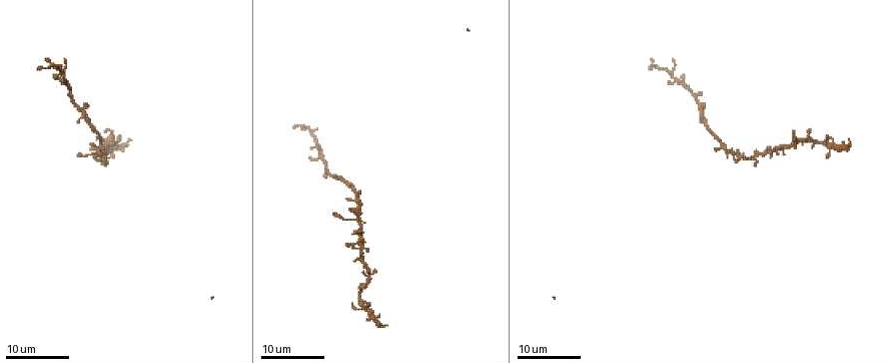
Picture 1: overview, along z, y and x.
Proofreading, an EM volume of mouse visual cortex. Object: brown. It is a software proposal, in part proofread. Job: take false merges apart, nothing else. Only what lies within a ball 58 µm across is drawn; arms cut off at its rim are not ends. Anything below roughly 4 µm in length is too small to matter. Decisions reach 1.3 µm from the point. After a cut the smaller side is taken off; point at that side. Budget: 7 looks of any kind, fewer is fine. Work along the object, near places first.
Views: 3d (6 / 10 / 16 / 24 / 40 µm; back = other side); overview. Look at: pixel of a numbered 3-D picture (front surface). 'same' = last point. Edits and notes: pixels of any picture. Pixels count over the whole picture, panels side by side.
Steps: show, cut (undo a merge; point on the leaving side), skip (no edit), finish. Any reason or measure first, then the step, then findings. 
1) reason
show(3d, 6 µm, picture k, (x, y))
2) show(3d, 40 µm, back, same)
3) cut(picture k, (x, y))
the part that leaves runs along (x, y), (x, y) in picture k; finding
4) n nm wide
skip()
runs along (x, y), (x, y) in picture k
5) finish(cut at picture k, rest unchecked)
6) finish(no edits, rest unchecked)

thick turns thin
show(3d, 24 µm, picture 1, (701, 108))

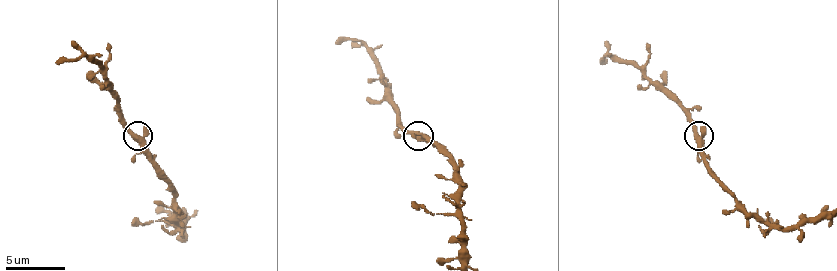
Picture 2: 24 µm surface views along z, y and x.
show(3d, 6 µm, picture 2, (135, 136))

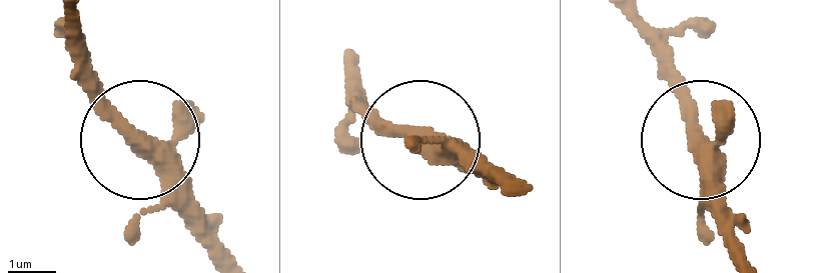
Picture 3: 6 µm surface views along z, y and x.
skip()
runs along (507, 192), (479, 164), (440, 156), (347, 105) in picture 3; all the same neuron

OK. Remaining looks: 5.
four-way junction
show(3d, 6 µm, picture 2, (455, 178))

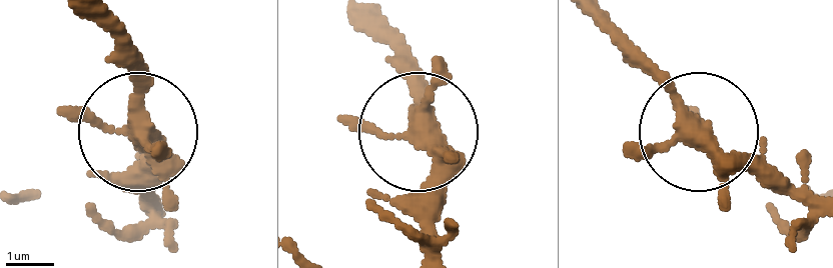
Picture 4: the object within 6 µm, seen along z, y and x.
side arm 23 µm
skip()
runs along (168, 152), (136, 129), (120, 25) in picture 4; continuous, no second neuron

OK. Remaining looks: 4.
a narrow waist
show(3d, 24 µm, picture 1, (779, 149))

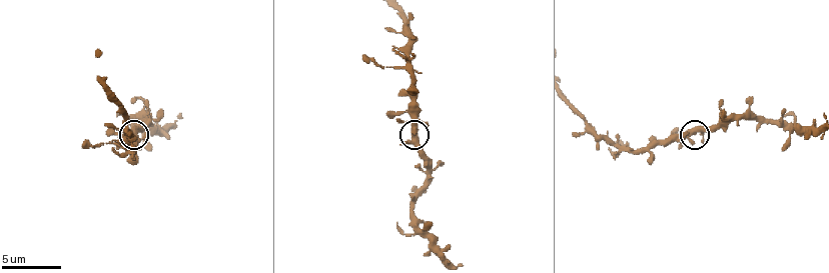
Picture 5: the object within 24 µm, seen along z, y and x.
show(3d, 10 µm, picture 5, (693, 131))

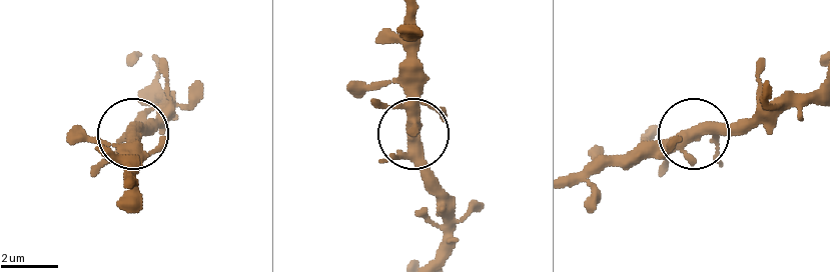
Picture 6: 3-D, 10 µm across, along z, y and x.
4 arms
skip()
runs along (409, 12), (409, 155), (439, 210) in picture 6; one neuron here

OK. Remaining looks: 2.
sudden change in width
show(3d, 10 µm, picture 2, (613, 57))

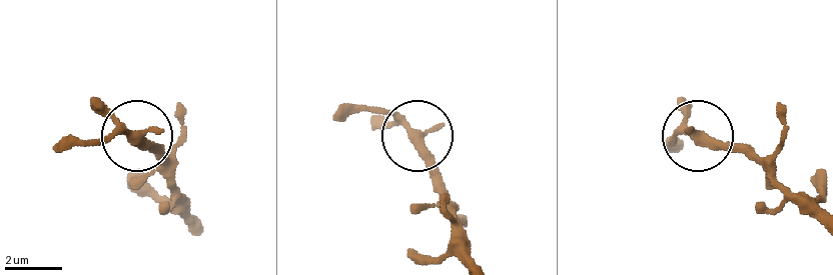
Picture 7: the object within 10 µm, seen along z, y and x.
show(3d, 6 µm, picture 7, (418, 135))

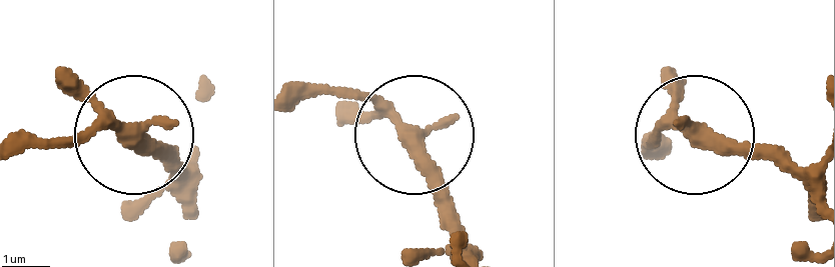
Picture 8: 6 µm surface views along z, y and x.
4 arms
skip()
one neuron here

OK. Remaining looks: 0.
finish(no edits, rest unchecked)

